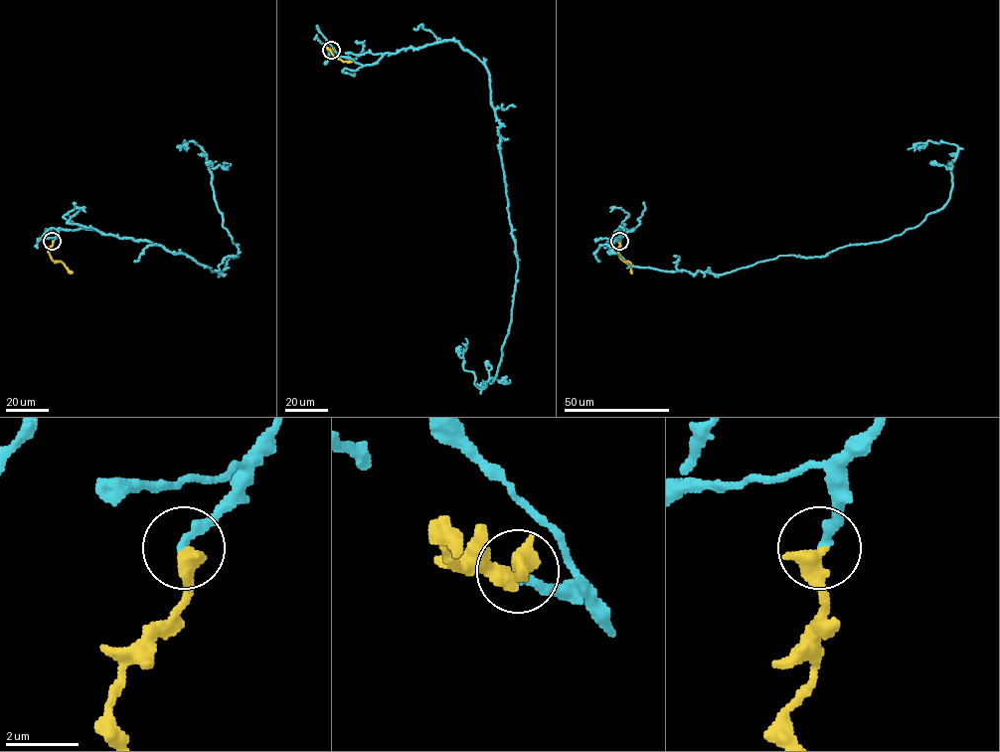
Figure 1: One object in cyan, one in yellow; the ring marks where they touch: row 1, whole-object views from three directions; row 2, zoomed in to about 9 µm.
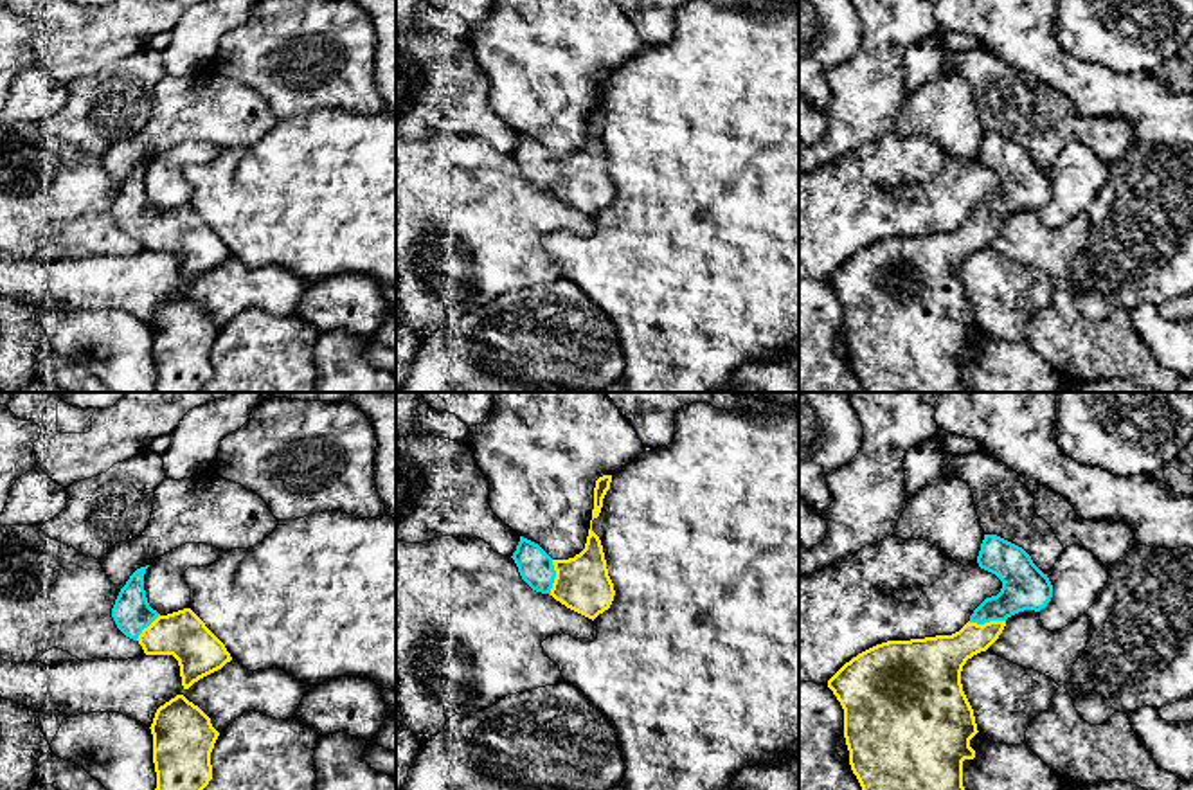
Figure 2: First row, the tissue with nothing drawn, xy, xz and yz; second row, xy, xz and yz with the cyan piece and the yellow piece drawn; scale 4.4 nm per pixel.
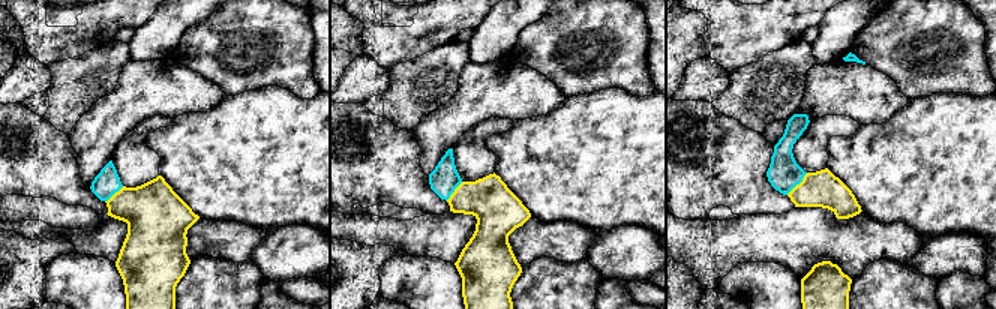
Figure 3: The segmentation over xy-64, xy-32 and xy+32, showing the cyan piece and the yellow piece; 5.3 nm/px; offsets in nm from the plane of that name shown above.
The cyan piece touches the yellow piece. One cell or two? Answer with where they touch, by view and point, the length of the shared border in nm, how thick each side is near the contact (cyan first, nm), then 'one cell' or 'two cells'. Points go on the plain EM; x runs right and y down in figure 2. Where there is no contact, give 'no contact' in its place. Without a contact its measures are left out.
yz (986, 218) | 170 nm | 200/190 nm | one cell

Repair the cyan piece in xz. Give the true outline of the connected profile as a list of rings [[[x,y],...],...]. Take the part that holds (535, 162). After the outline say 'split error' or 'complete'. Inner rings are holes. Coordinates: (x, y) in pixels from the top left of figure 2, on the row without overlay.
[[[590,117],[590,126],[588,126],[588,133],[587,133],[587,140],[585,146],[576,151],[574,155],[569,157],[552,157],[538,140],[520,133],[520,139],[516,142],[516,148],[511,153],[518,164],[518,169],[522,173],[522,176],[536,189],[542,191],[549,191],[552,193],[556,198],[560,198],[561,202],[565,202],[567,205],[588,214],[588,216],[596,216],[599,211],[603,211],[605,207],[610,205],[615,187],[614,187],[614,180],[608,173],[608,166],[606,166],[606,157],[605,157],[605,149],[603,149],[603,142],[599,133],[592,128],[592,117]]]; split error

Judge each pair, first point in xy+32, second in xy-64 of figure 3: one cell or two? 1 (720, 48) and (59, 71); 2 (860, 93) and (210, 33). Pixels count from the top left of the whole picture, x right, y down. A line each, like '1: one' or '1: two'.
1: two
2: two

